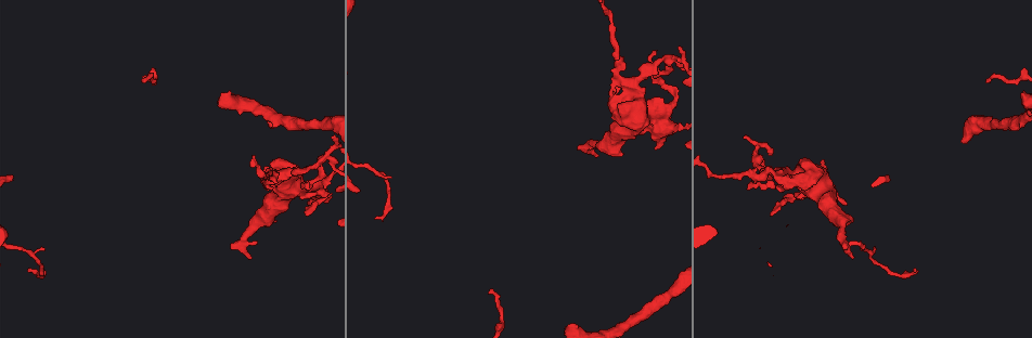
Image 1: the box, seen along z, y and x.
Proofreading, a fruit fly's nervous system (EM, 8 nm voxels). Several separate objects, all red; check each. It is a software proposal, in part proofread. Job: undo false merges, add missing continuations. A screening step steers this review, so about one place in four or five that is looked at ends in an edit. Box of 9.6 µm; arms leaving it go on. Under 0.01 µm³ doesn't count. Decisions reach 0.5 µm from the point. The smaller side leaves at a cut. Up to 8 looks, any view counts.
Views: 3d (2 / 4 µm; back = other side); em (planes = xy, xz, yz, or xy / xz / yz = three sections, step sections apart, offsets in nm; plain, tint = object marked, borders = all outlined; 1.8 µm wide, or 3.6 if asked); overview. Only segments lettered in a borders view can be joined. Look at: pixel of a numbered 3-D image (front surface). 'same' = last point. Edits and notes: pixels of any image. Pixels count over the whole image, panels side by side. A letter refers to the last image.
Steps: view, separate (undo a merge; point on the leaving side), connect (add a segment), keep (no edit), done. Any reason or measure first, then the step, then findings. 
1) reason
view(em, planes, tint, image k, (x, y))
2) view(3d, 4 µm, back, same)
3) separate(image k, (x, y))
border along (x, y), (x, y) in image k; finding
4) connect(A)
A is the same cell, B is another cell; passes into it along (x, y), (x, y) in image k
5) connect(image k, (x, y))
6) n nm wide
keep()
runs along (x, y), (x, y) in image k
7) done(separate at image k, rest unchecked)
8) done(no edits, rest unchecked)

free end
view(em, xy, step 4, tint, image 1, (1022, 92))

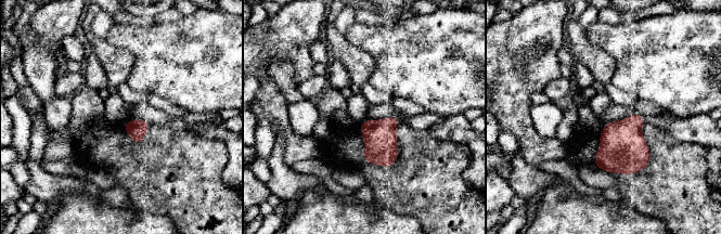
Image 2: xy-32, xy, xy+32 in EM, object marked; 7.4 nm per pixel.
another direction
view(em, planes, borders, same)

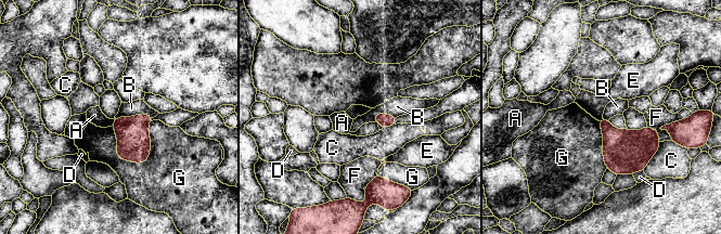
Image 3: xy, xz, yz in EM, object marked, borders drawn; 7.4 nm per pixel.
G touches over 380 nm
keep()
A, B, C, D, E, F and G are other cells; none of them fits

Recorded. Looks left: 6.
sharp bend
view(3d, 4 µm, image 1, (671, 126))

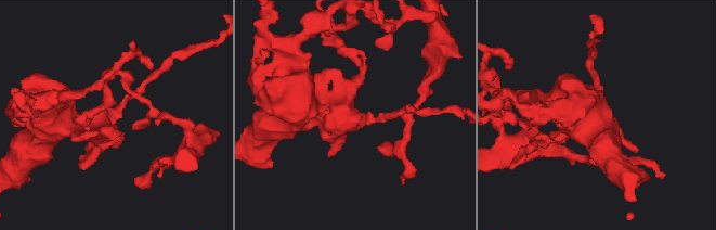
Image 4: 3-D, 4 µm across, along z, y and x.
3 arms
view(em, 3.6 µm, xz, step 8, tint, image 4, (355, 117))

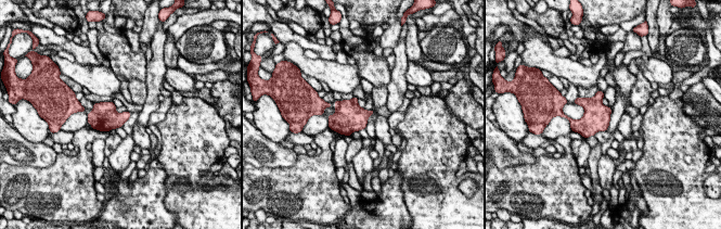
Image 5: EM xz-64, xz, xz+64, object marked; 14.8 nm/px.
cut it another way
view(em, 3.6 µm, yz, step 16, borders, same)

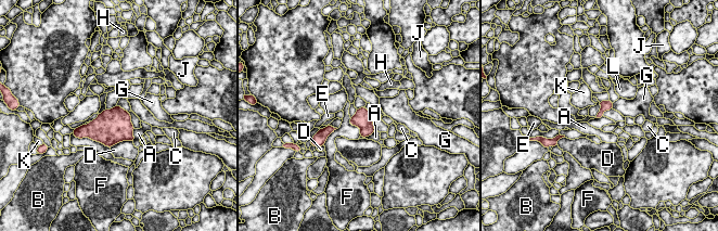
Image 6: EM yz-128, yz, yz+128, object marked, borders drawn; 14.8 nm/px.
keep()
A, B, C, D, E, F, G, H, J, K and L are other cells; border along (612, 107), (602, 115) in image 6; one neuron here

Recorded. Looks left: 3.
tapers out
view(3d, 2 µm, back, image 1, (914, 270))

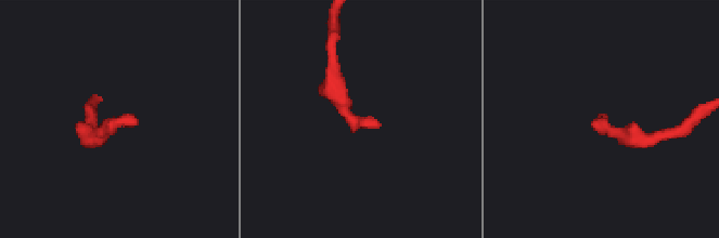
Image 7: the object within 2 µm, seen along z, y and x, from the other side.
shape alone is not enough
view(em, xz, step 4, borders, image 7, (372, 120))

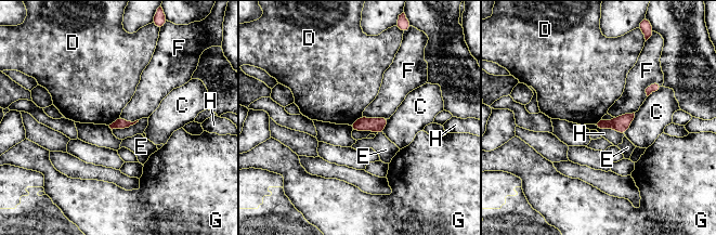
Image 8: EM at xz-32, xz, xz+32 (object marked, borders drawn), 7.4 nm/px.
H touches over 260 nm
connect(image 8, (386, 149))
E is the same cell, C, D, F, G and H are other cells; passes into it along (363, 123), (379, 133), (386, 149) in image 8; it goes on there

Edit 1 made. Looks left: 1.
done(connect at image 8, rest unchecked)

